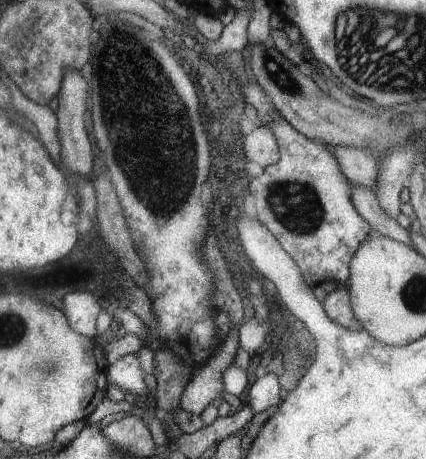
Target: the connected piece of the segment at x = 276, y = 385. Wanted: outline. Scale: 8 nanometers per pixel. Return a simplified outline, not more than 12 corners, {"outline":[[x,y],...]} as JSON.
{"outline":[[274,373],[258,378],[248,392],[253,414],[276,408],[282,382]]}

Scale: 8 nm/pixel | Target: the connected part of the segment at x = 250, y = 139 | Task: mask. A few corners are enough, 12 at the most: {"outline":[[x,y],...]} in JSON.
{"outline":[[268,126],[244,136],[247,162],[261,167],[281,157],[277,138]]}

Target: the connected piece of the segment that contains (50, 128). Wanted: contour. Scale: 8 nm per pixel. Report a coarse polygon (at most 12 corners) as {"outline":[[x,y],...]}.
{"outline":[[10,90],[17,112],[31,120],[50,157],[60,168],[58,120],[49,104]]}

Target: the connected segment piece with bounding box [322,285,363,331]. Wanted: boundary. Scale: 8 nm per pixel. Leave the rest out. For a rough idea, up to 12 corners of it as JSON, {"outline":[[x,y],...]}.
{"outline":[[347,286],[327,294],[322,304],[329,318],[354,331],[355,317]]}

